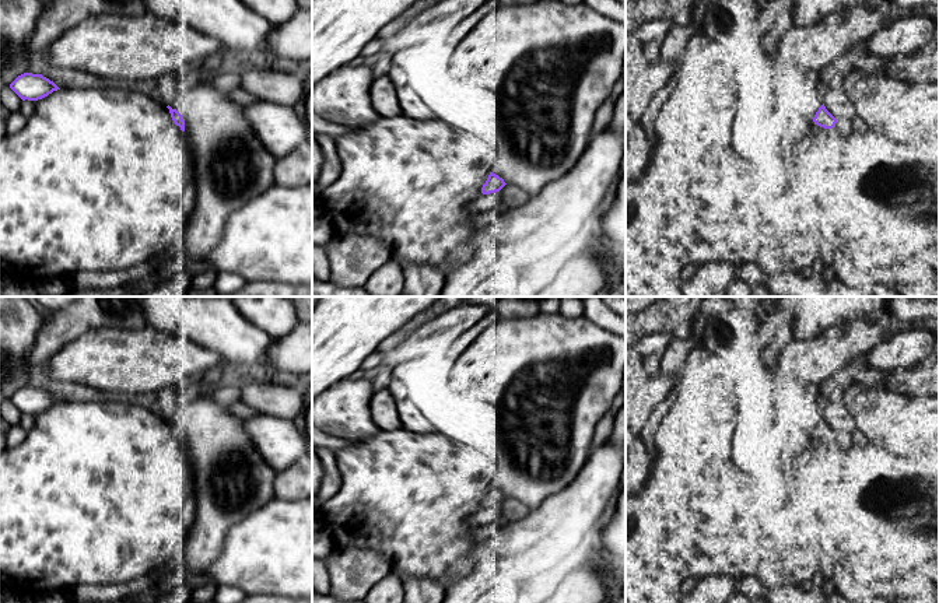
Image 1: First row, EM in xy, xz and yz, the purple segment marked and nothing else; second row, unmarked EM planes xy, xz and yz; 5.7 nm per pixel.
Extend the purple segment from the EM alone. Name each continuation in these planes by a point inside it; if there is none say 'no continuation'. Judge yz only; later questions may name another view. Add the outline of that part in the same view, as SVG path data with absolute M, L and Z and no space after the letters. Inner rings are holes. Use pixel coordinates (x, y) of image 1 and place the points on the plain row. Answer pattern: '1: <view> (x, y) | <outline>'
no continuation

